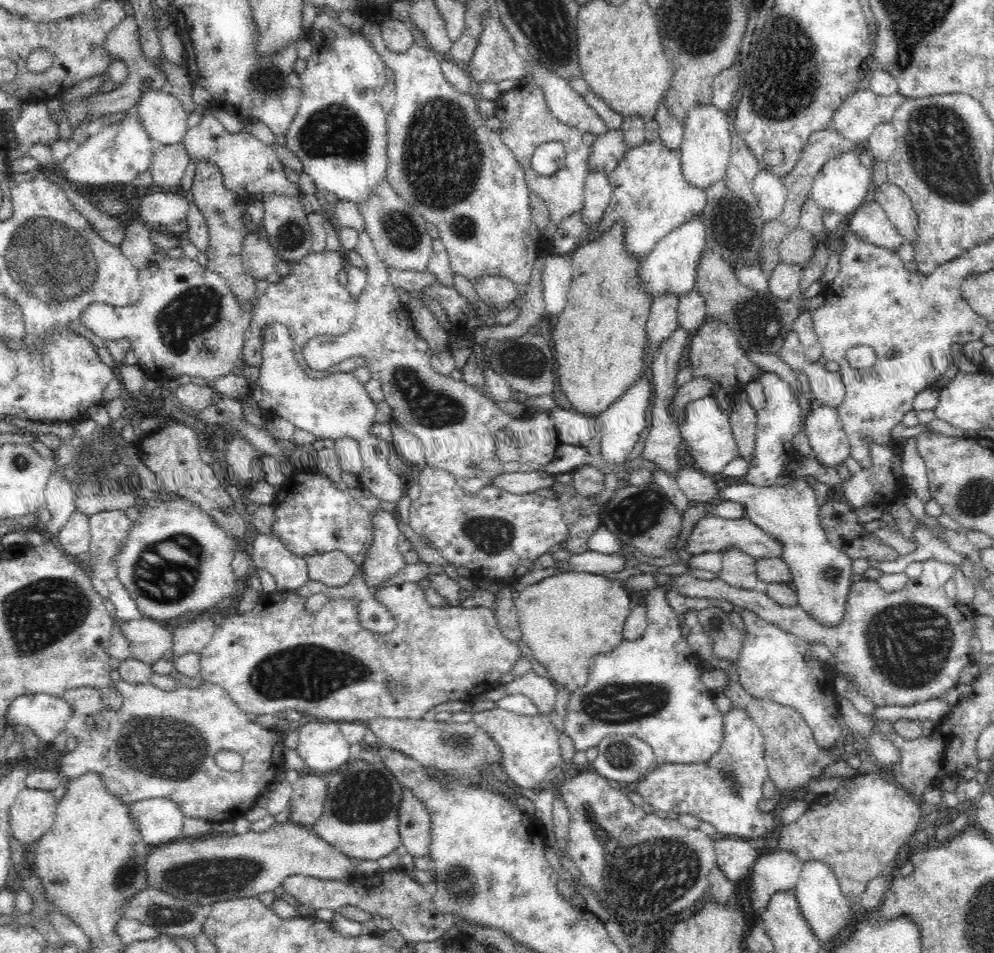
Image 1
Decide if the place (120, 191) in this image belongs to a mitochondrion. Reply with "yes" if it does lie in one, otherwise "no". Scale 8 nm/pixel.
no

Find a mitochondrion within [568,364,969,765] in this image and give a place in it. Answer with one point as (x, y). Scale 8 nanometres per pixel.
(910, 643)

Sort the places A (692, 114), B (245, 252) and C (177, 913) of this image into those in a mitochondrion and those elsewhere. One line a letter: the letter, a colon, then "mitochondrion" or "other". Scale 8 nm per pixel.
A: other
B: other
C: mitochondrion

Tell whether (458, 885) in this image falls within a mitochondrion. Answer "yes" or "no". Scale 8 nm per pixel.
yes

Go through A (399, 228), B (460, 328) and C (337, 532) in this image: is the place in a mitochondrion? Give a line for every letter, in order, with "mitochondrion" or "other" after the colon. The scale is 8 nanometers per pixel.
A: mitochondrion
B: other
C: mitochondrion

